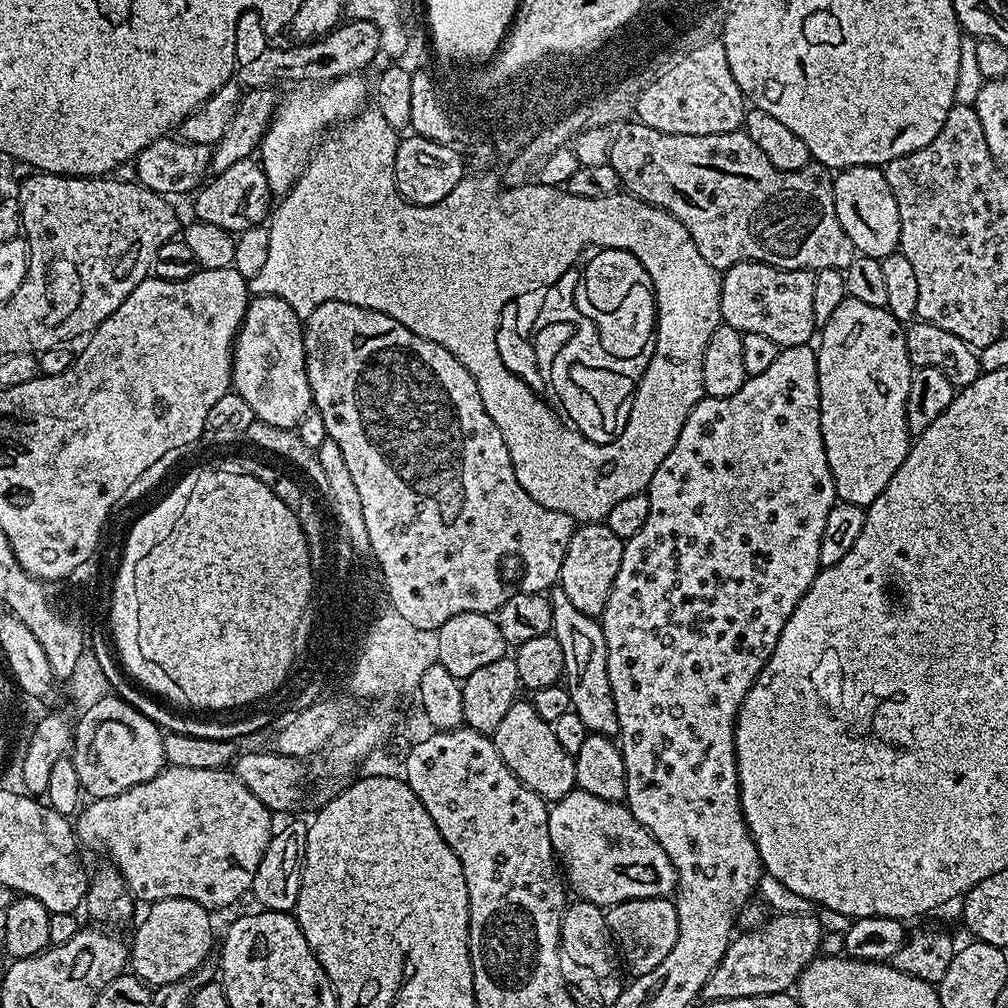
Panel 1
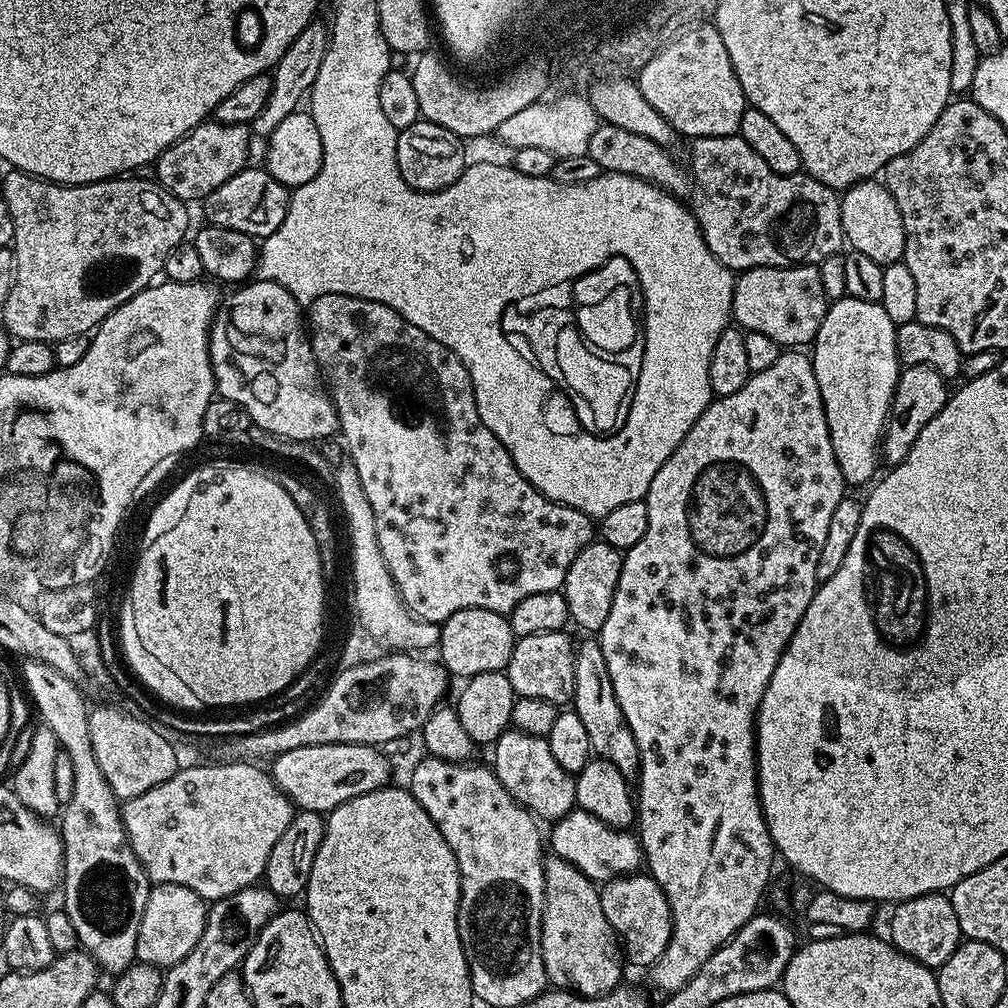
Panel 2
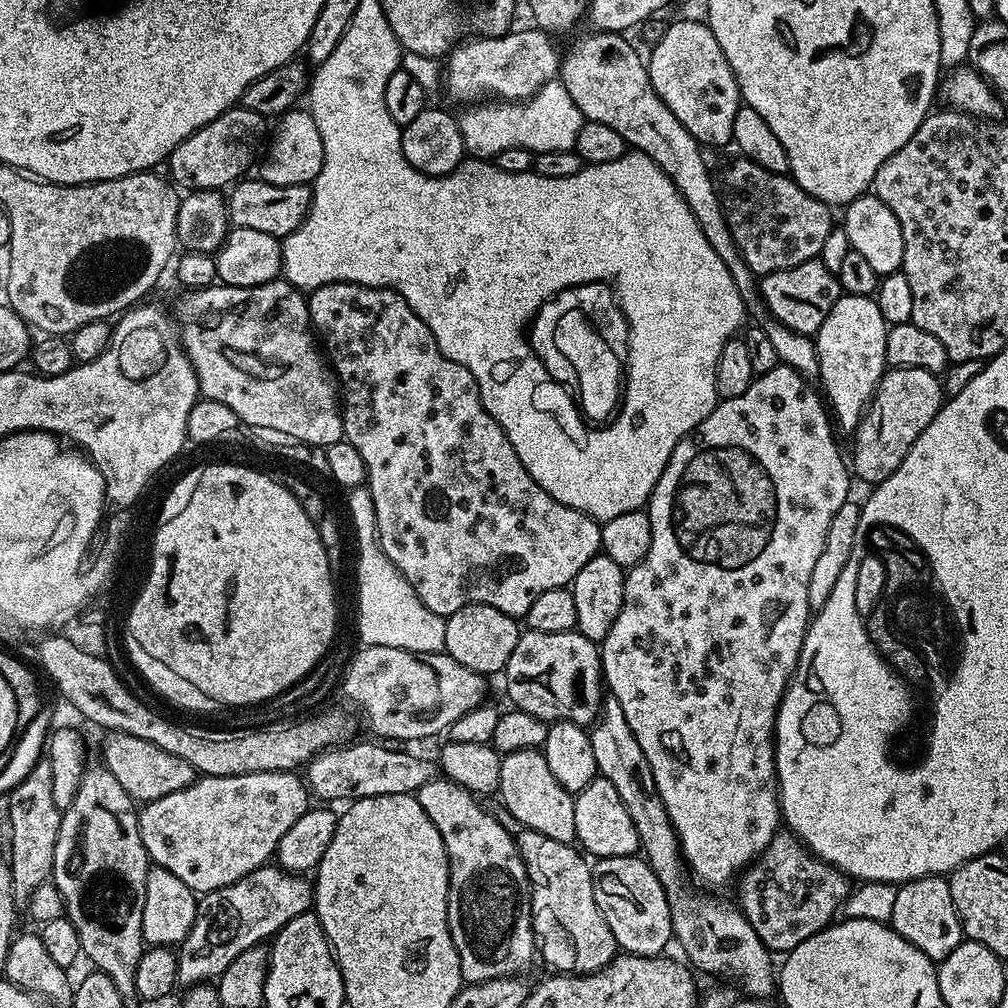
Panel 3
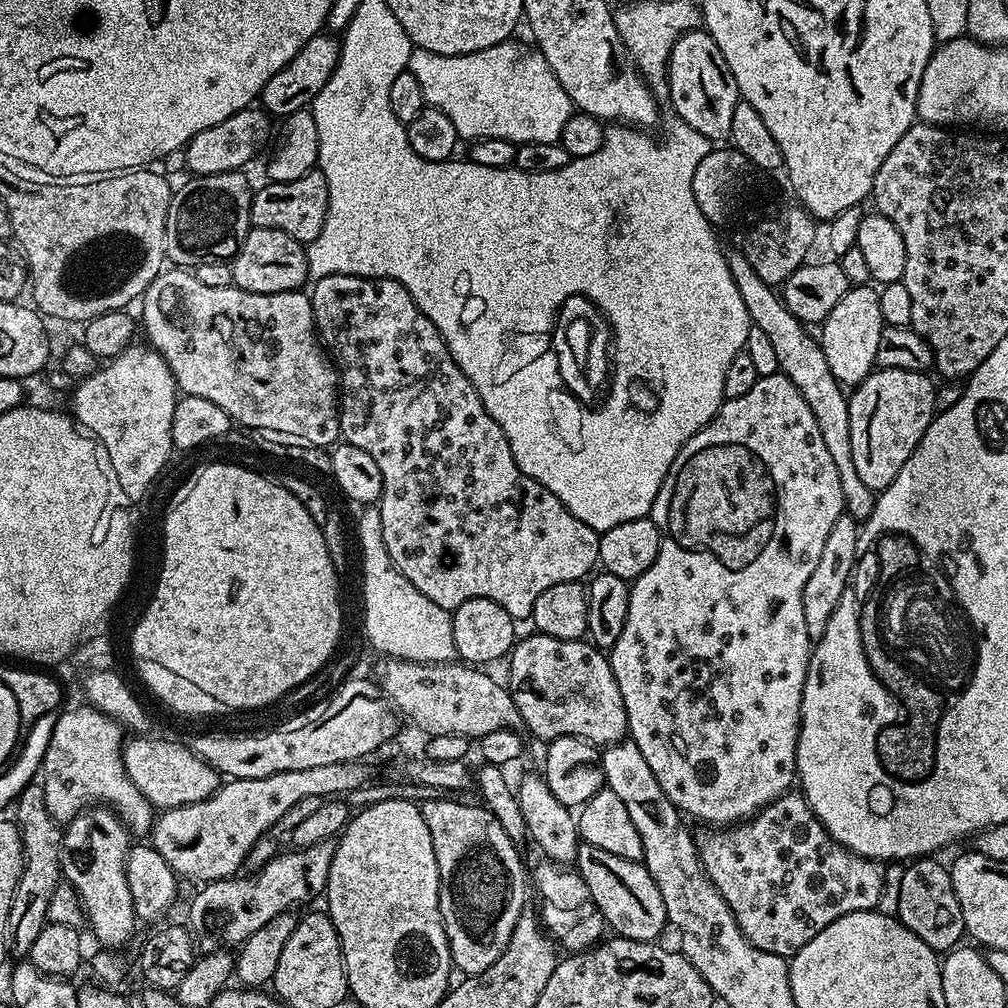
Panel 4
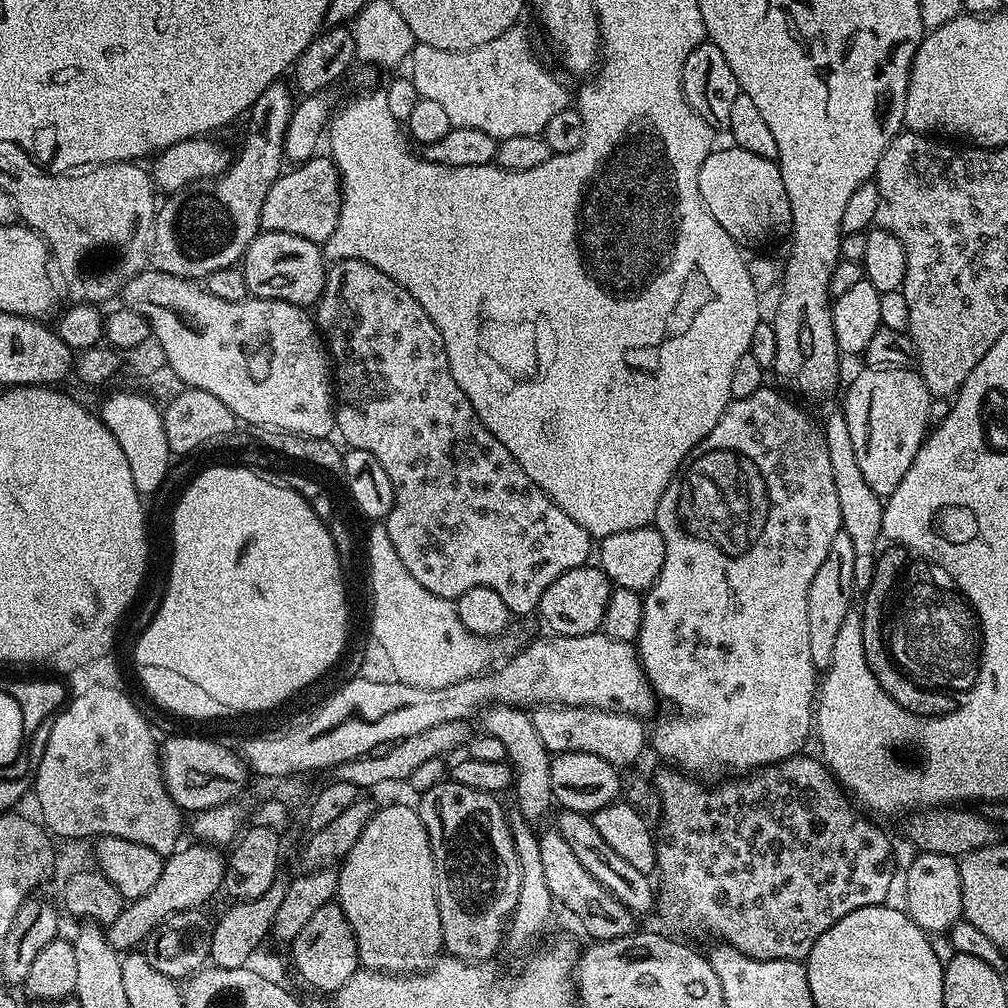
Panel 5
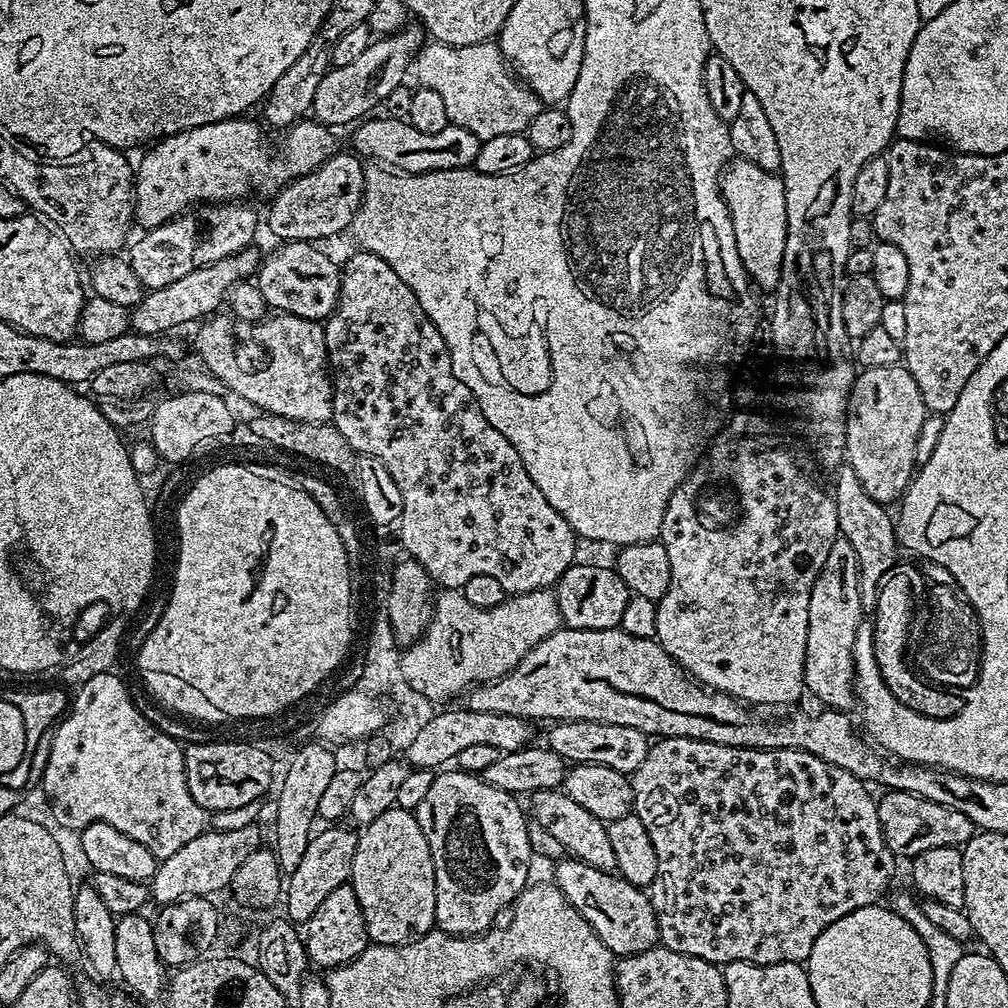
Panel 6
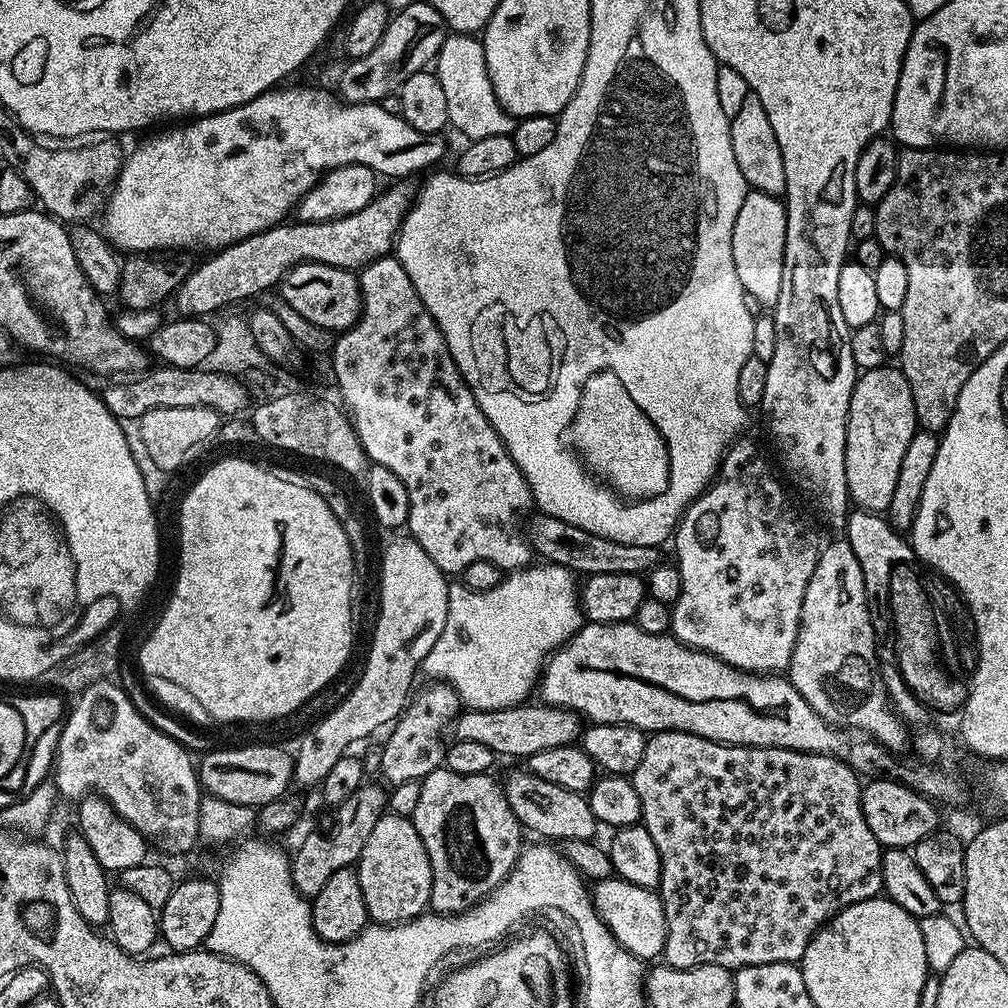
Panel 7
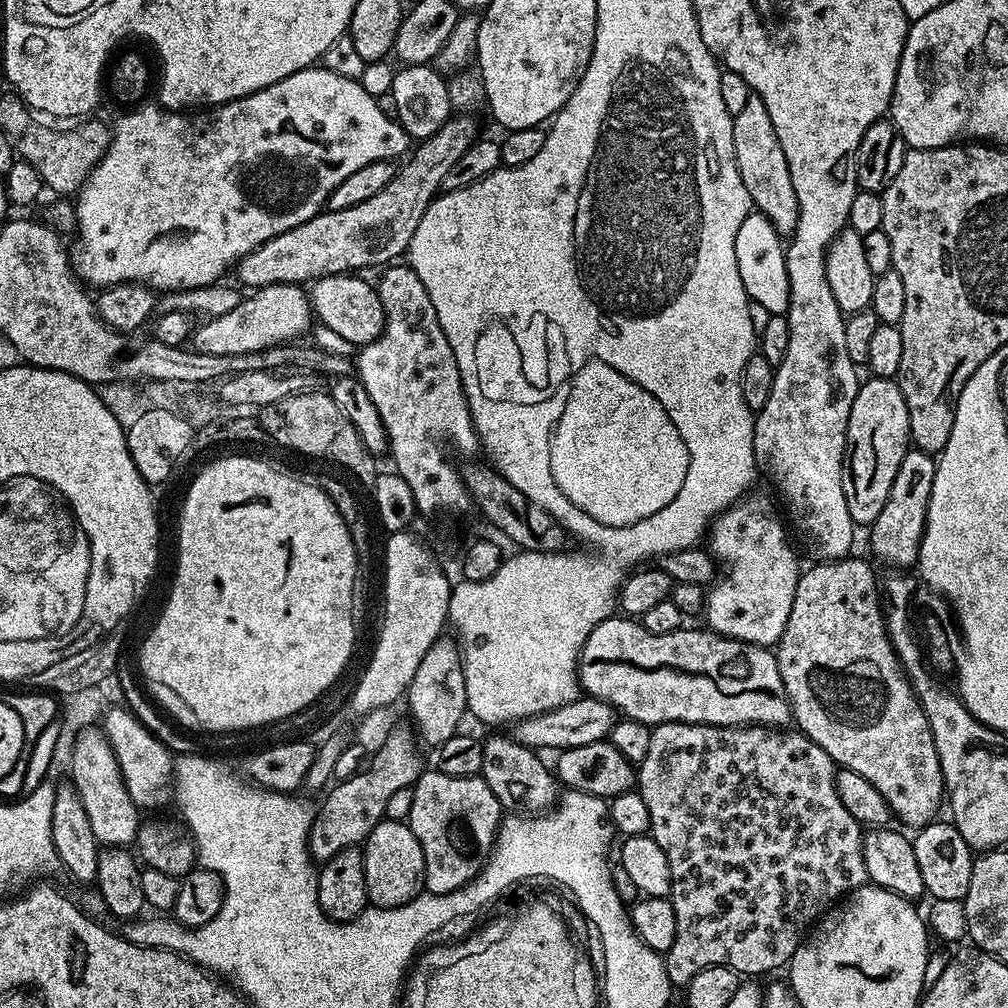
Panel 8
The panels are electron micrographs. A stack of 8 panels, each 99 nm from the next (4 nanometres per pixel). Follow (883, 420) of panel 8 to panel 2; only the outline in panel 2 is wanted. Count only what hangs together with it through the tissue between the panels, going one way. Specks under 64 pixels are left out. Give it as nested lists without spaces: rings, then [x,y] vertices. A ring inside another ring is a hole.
[[[907,366],[901,371],[896,389],[892,395],[892,405],[888,411],[888,421],[884,423],[884,438],[880,441],[880,451],[885,465],[895,466],[903,462],[906,454],[914,446],[918,434],[946,406],[950,395],[949,381],[938,370],[930,366]]]

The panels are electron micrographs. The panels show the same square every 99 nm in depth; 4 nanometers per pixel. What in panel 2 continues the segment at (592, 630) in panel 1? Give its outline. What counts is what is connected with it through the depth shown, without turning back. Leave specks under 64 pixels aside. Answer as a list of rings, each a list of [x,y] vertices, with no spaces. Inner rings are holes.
[[[584,638],[575,645],[574,658],[574,694],[571,707],[582,718],[586,726],[586,734],[590,734],[592,751],[601,760],[614,762],[629,782],[637,779],[640,771],[640,755],[638,742],[634,742],[634,734],[622,714],[622,706],[618,706],[618,698],[614,694],[614,686],[610,682],[610,670],[606,670],[606,658],[602,658],[600,641],[596,638]]]

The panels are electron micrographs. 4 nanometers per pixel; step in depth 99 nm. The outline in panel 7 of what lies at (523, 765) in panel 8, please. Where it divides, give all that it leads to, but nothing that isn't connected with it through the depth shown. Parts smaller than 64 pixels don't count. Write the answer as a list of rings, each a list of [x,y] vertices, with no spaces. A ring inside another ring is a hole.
[[[527,770],[514,773],[508,781],[503,781],[502,787],[506,794],[506,802],[510,802],[510,810],[514,810],[521,829],[528,831],[529,828],[540,835],[537,837],[554,840],[552,842],[591,841],[596,836],[594,834],[596,828],[598,829],[598,822],[590,810],[587,799],[581,793],[566,790],[554,782],[546,782],[546,778],[538,778]]]

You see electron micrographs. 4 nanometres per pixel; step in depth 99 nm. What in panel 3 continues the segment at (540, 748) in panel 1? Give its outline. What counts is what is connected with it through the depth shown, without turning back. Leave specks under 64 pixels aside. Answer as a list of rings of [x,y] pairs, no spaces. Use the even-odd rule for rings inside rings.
[[[538,748],[530,750],[514,750],[501,755],[502,774],[498,797],[508,807],[508,812],[524,828],[533,828],[538,834],[546,834],[546,838],[555,838],[557,842],[572,844],[576,840],[574,830],[575,795],[554,778],[550,766],[546,766],[543,751]]]

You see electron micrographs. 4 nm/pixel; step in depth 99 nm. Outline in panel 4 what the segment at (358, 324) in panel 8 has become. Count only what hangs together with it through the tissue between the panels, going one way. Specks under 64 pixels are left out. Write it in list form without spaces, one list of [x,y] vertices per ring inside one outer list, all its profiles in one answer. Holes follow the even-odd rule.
[[[249,228],[246,238],[232,257],[232,282],[235,287],[258,294],[278,294],[295,292],[309,283],[308,253],[305,245],[290,238],[282,230],[269,228]]]

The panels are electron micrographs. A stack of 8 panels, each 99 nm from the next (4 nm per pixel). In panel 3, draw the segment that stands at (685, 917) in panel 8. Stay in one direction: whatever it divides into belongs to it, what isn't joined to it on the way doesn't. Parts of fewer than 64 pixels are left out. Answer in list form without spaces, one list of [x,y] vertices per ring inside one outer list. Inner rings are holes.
[[[787,830],[777,831],[766,850],[744,869],[739,884],[738,907],[773,954],[787,954],[806,942],[806,938],[828,927],[833,923],[835,916],[832,915],[841,911],[850,893],[849,877],[813,856],[800,839]]]

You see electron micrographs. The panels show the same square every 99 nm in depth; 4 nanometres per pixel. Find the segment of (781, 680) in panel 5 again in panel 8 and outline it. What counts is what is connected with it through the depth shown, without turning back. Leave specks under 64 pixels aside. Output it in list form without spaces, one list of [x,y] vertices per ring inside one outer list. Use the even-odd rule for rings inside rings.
[[[751,495],[720,513],[706,533],[707,551],[721,565],[728,564],[728,573],[707,589],[702,616],[708,619],[707,627],[720,636],[775,646],[782,638],[782,630],[786,630],[786,618],[790,618],[802,565],[775,506],[764,496]]]

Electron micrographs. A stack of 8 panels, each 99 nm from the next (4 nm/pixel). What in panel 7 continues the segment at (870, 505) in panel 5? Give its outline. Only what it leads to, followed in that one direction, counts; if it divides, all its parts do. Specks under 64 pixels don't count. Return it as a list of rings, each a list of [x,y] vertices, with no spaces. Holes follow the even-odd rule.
[[[856,508],[849,511],[845,521],[844,536],[851,549],[854,550],[854,556],[862,569],[863,588],[866,594],[867,610],[872,618],[873,633],[877,637],[888,634],[891,621],[890,578],[896,565],[909,563],[913,559],[912,547],[883,515],[864,509]]]

